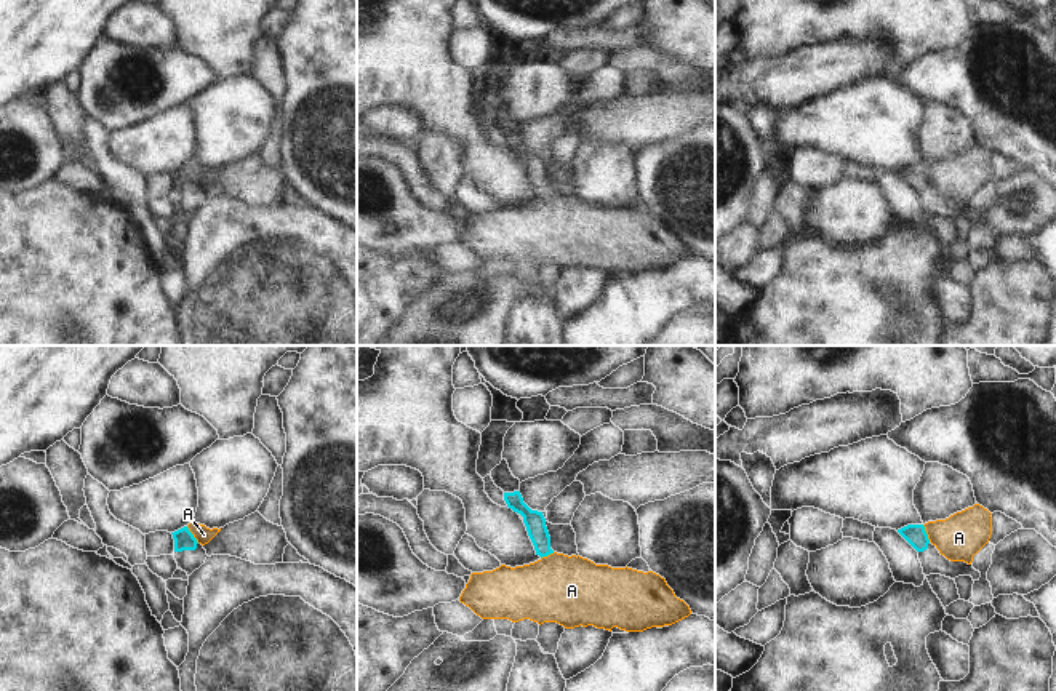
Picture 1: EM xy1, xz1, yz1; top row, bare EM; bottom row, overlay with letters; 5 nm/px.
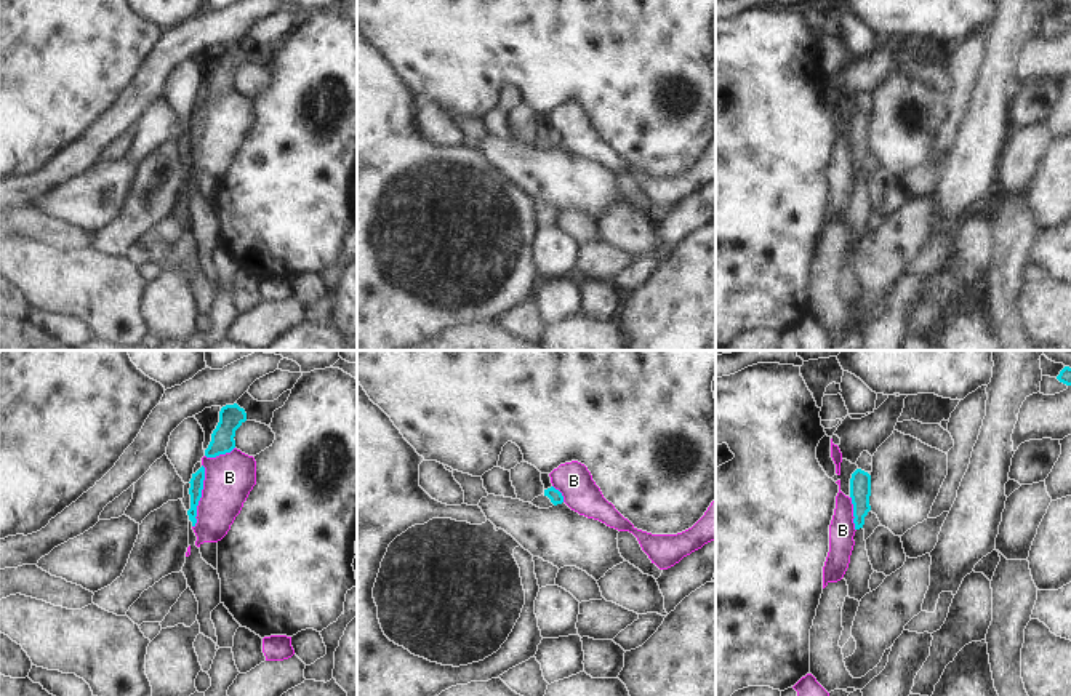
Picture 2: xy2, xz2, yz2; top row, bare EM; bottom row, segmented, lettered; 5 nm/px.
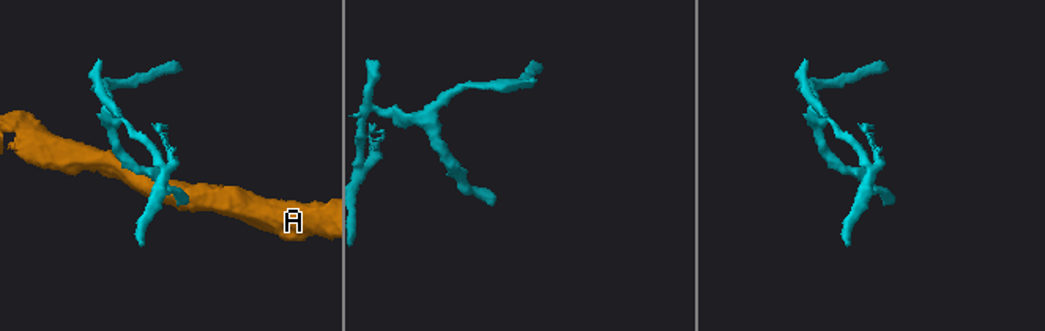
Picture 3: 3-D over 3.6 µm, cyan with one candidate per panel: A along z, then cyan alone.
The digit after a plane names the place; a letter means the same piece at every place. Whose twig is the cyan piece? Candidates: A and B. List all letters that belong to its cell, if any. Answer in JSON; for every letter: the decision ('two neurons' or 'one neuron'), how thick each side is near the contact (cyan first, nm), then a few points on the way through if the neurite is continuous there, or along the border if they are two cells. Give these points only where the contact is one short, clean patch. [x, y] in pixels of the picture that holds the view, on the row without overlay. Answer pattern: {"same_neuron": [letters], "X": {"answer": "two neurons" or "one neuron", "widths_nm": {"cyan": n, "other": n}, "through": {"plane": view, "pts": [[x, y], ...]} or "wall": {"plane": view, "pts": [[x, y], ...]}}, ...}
{"same_neuron": [], "A": {"answer": "two neurons", "widths_nm": {"cyan": 100, "other": 90}, "wall": {"plane": "xy1", "pts": [[186, 168], [199, 184]]}}, "B": {"answer": "two neurons", "widths_nm": {"cyan": 70, "other": 240}, "wall": {"plane": "xy2", "pts": [[202, 106], [204, 130], [192, 168]]}}}

